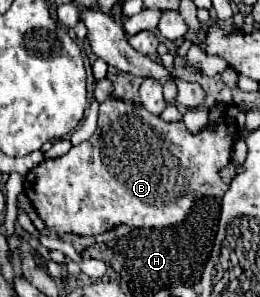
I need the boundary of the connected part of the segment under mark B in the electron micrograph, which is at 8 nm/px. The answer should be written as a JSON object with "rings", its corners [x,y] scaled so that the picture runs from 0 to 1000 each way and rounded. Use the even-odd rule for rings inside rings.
{"rings":[[[419,330],[381,364],[381,431],[358,451],[358,465],[342,478],[312,478],[304,492],[281,492],[235,532],[158,545],[135,572],[119,572],[96,593],[88,640],[119,673],[127,700],[173,741],[181,768],[227,795],[235,788],[365,795],[465,754],[488,754],[504,768],[665,761],[704,747],[704,734],[719,727],[727,700],[742,694],[758,633],[785,660],[854,663],[865,653],[873,620],[858,620],[842,572],[888,545],[912,451],[919,451],[912,424],[896,424],[896,411],[881,404],[858,404],[842,424],[827,418],[788,424],[758,451],[735,451],[696,404],[627,411],[612,391],[565,377],[542,350]]]}

